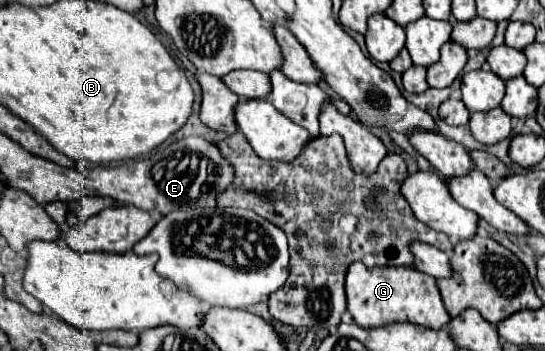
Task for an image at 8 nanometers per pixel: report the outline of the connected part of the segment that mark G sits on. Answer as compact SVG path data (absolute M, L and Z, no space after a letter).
M353 263L347 271L345 289L347 309L355 323L365 329L377 329L391 323L415 323L427 329L441 329L451 321L437 287L437 279L419 273L413 267L367 269L363 263Z

